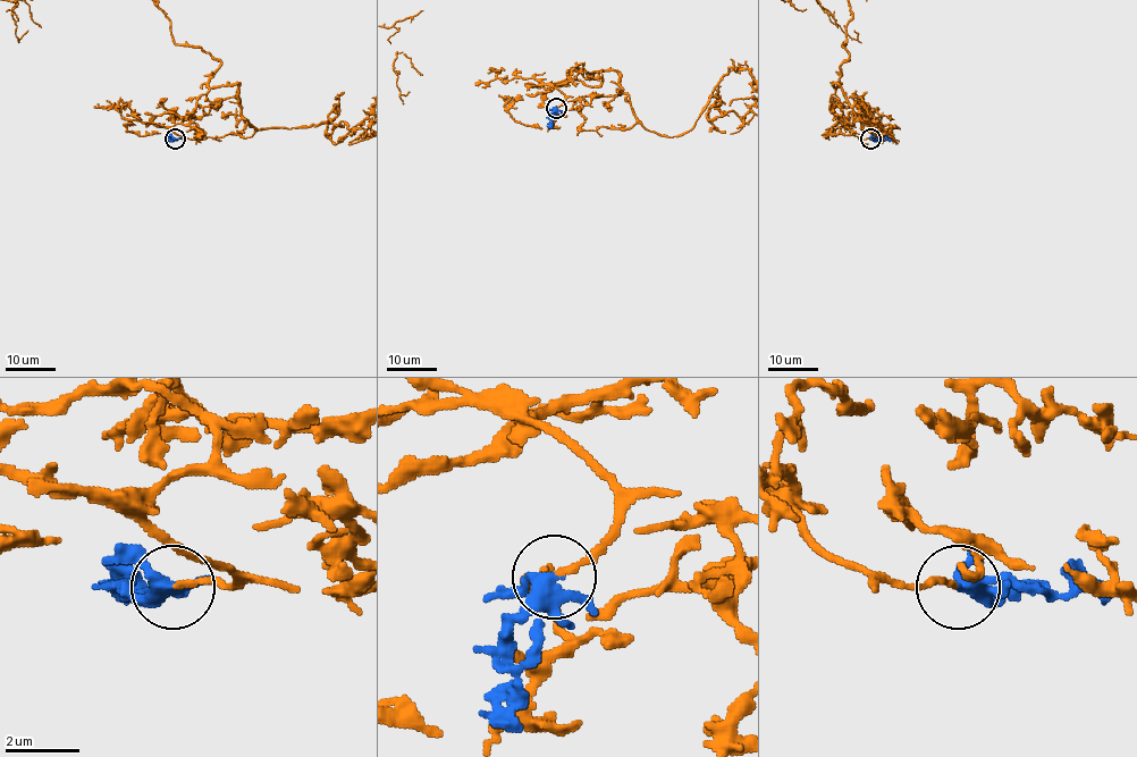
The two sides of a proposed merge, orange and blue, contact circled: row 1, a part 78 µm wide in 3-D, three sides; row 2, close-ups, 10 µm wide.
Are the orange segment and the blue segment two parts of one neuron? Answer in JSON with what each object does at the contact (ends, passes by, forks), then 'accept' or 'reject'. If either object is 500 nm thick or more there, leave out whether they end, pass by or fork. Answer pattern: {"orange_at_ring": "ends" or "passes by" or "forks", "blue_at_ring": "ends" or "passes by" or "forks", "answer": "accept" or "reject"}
{"orange_at_ring": "ends", "blue_at_ring": "forks", "answer": "accept"}

